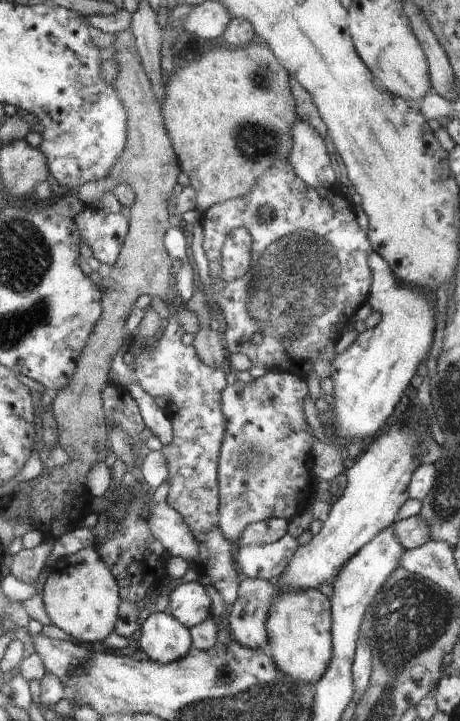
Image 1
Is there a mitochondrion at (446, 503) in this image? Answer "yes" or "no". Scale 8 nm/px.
yes

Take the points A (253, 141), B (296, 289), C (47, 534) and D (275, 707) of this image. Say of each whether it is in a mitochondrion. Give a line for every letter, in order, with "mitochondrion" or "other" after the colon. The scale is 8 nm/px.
A: mitochondrion
B: mitochondrion
C: other
D: mitochondrion

